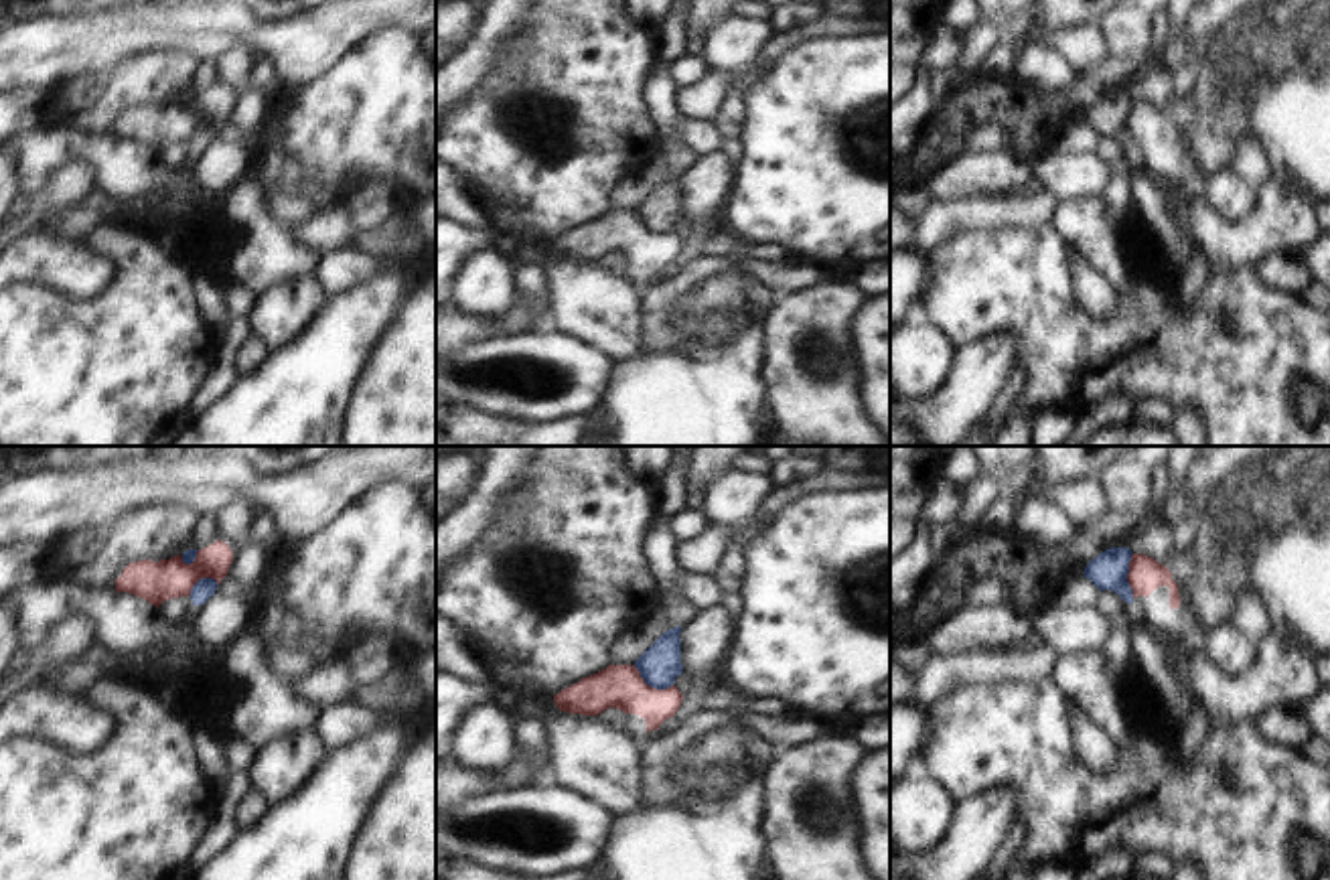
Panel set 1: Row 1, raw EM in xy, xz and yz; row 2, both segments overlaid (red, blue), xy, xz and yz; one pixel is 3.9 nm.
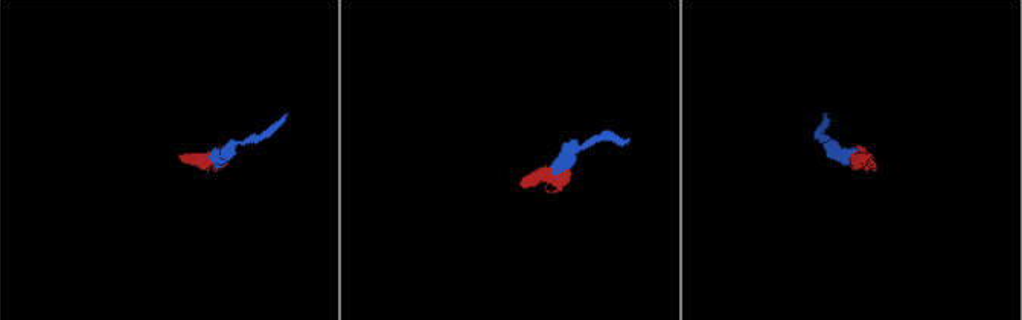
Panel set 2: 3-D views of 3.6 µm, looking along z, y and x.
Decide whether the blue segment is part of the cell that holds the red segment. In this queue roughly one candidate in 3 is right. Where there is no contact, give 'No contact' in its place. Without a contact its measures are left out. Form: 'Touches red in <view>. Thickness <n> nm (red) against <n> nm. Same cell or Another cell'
Touches red in xz. Thickness 180 nm (red) against 160 nm. Another cell.

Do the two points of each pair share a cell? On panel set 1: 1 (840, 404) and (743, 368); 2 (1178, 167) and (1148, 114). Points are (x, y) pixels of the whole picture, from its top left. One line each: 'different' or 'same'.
1: different
2: same

